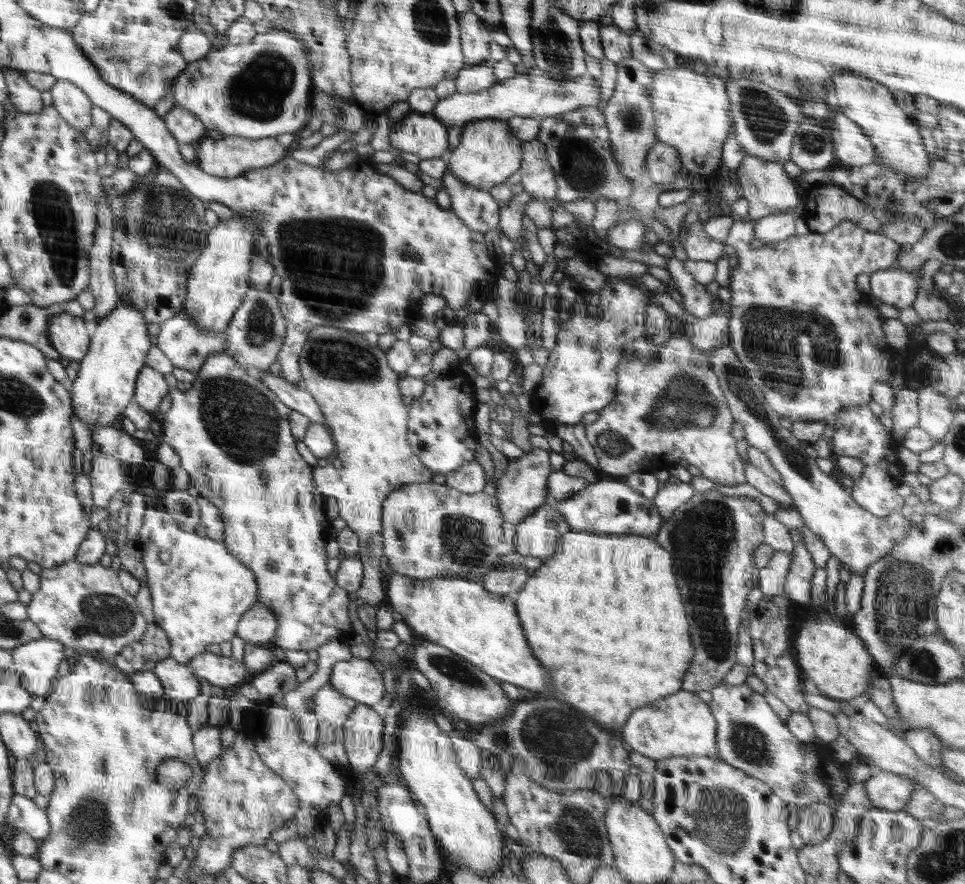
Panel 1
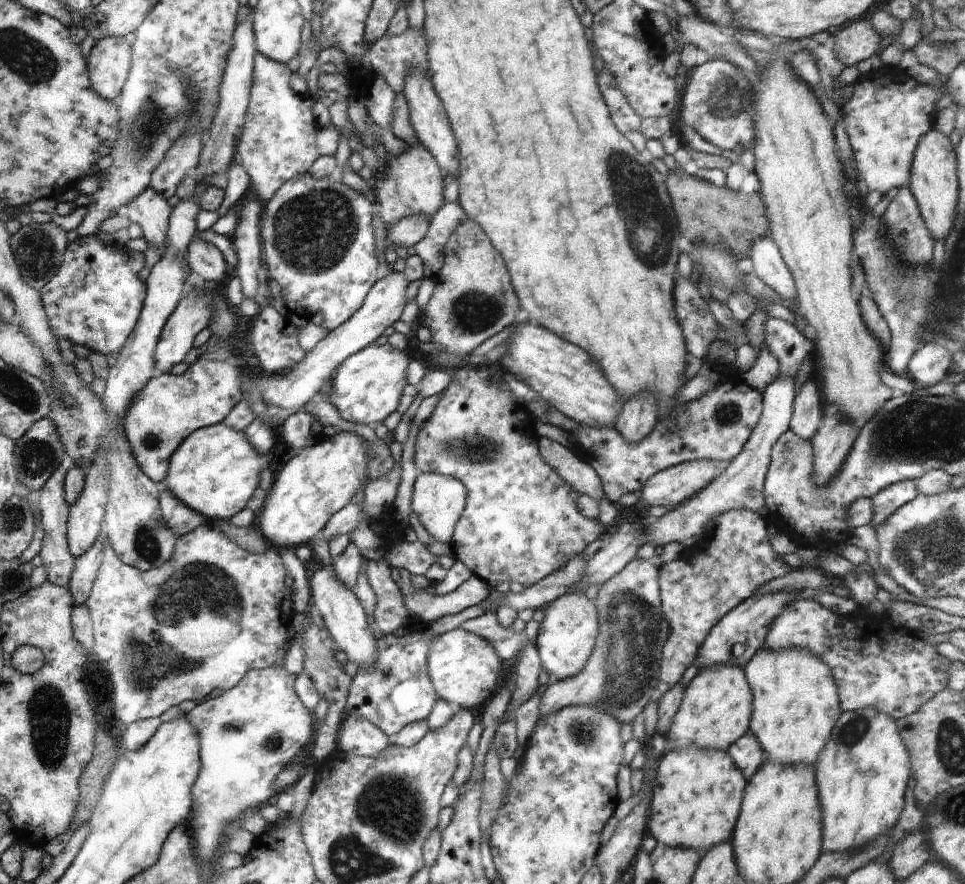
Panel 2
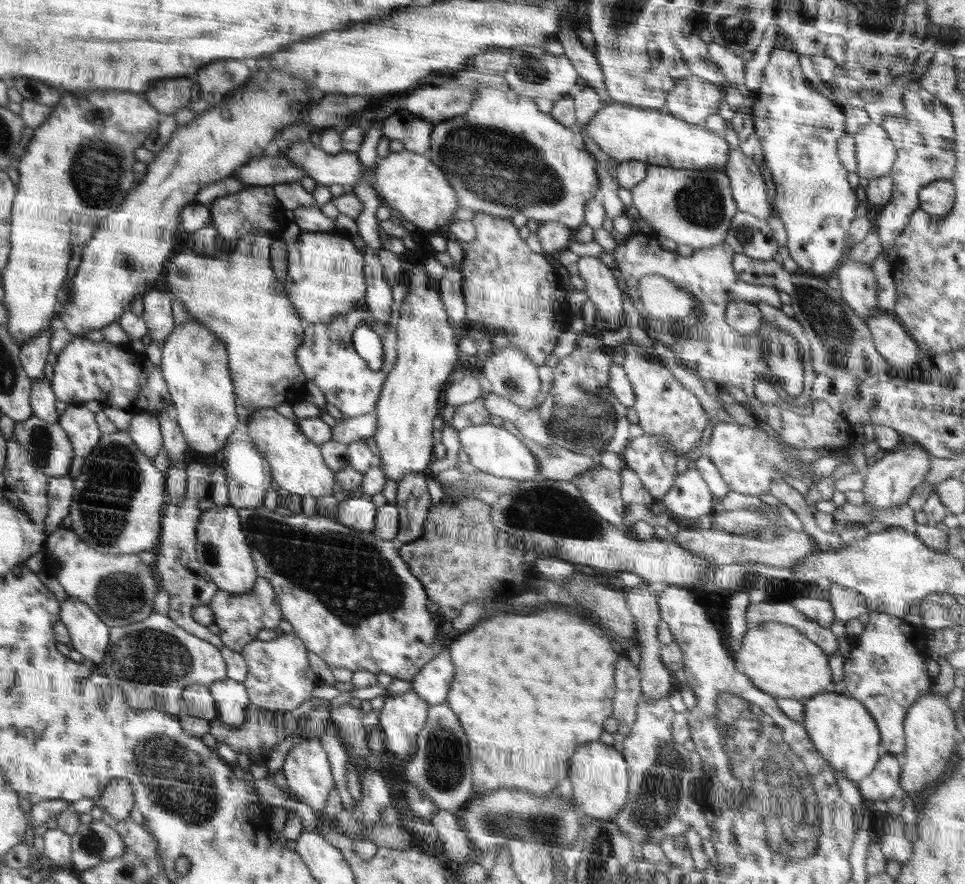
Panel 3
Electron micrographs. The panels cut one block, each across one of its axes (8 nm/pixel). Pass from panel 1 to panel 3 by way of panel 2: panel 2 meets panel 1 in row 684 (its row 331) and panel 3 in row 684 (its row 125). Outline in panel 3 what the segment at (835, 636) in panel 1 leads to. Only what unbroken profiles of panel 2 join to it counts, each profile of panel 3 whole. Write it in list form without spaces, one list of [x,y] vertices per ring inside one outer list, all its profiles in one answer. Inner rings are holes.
[[[764,622],[758,628],[748,630],[744,640],[735,644],[731,653],[740,670],[750,678],[754,686],[761,688],[773,697],[786,697],[798,700],[810,698],[812,695],[826,692],[826,686],[832,682],[832,673],[828,664],[829,655],[820,646],[808,640],[796,628],[786,624]]]

